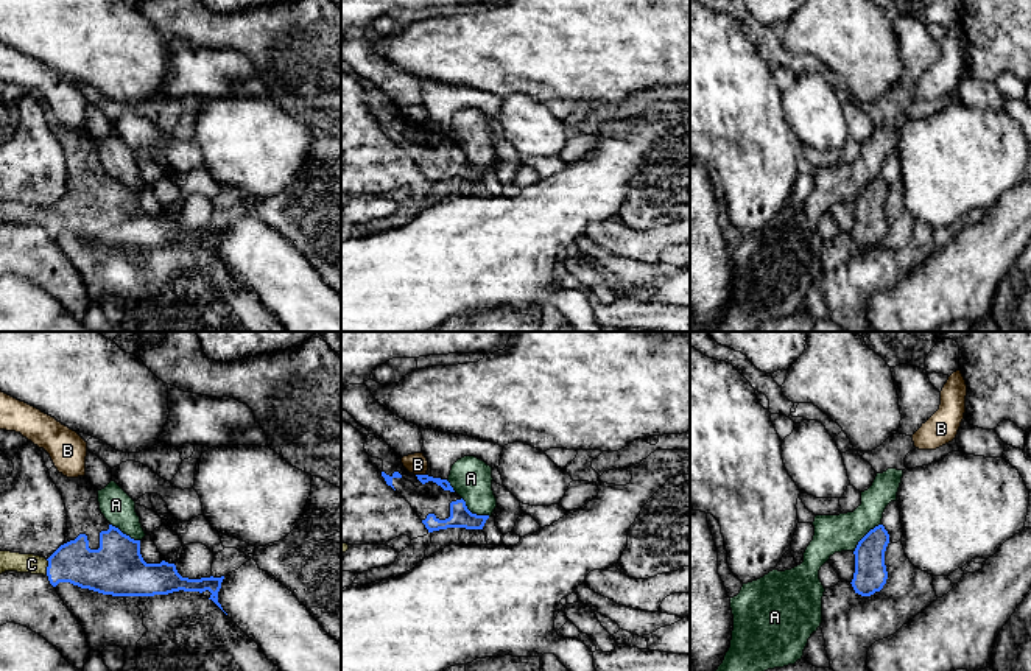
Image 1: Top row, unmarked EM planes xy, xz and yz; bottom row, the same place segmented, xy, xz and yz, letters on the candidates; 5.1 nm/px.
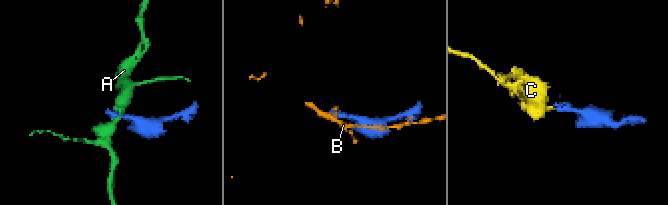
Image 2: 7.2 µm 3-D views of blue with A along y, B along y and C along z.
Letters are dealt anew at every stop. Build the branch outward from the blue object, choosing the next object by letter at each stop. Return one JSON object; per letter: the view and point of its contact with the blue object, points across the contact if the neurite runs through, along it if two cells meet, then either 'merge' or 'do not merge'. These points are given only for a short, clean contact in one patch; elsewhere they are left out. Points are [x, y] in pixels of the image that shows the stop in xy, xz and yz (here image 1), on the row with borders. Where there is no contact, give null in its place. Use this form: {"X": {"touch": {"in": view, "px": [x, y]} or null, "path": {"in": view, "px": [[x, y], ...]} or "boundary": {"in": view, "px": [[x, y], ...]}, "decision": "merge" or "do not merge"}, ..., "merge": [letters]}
{"A": {"touch": {"in": "xz", "px": [474, 514]}, "decision": "do not merge"}, "B": {"touch": {"in": "xz", "px": [421, 475]}, "decision": "do not merge"}, "C": {"touch": {"in": "xy", "px": [47, 567]}, "path": {"in": "xy", "px": [[75, 562], [47, 567], [10, 561]]}, "decision": "merge"}, "merge": ["C"]}

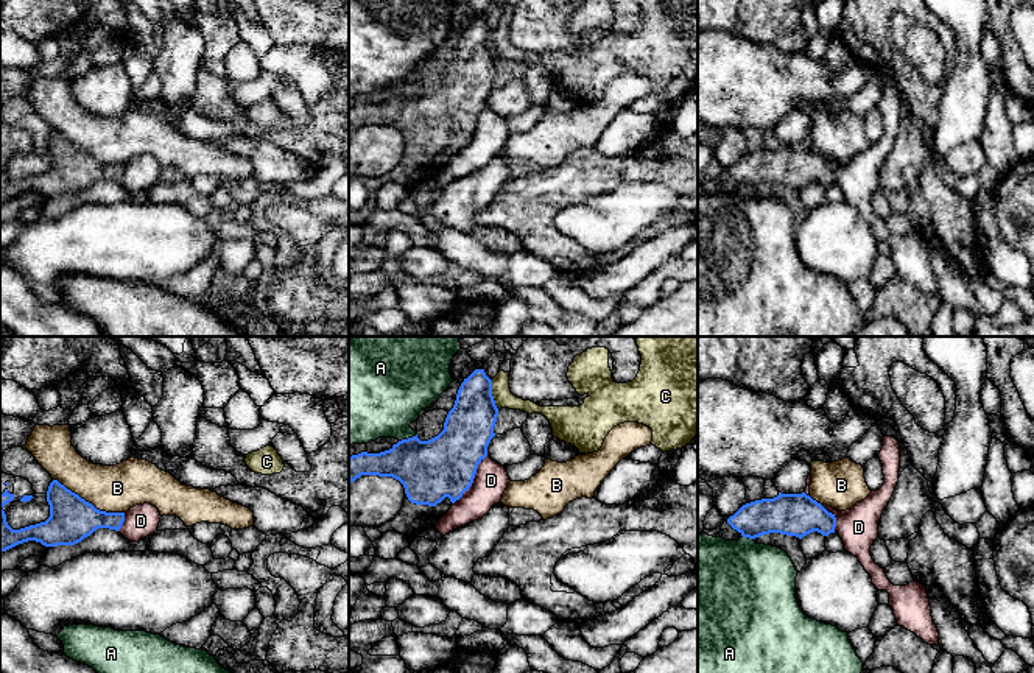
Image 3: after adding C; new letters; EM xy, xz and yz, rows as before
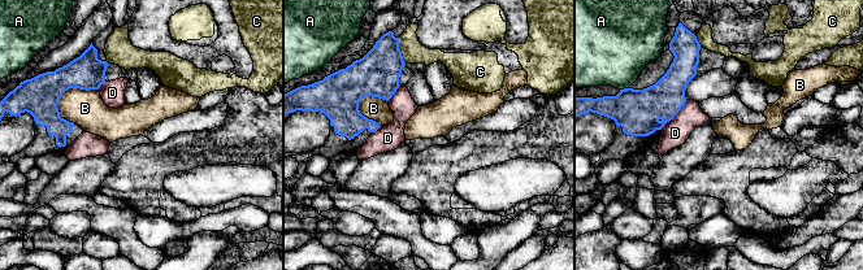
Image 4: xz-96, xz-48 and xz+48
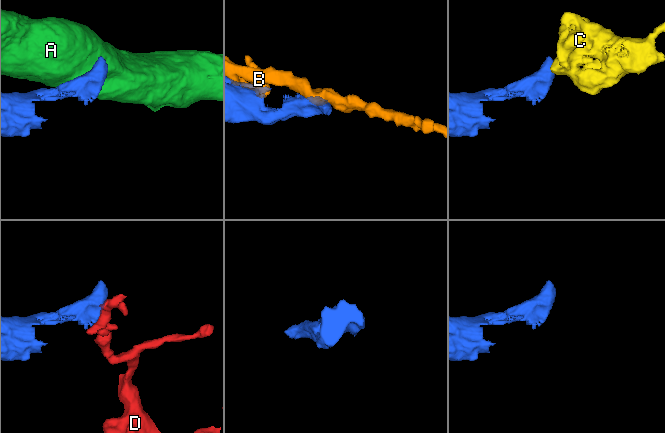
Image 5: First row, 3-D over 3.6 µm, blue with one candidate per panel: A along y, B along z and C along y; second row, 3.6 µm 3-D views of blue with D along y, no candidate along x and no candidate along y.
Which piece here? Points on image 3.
{"A": {"touch": {"in": "xz", "px": [407, 440]}, "decision": "do not merge"}, "B": {"touch": {"in": "xy", "px": [87, 502]}, "decision": "do not merge"}, "C": {"touch": {"in": "xz", "px": [491, 394]}, "boundary": {"in": "xz", "px": [[491, 380], [491, 394], [499, 408]]}, "decision": "do not merge"}, "D": {"touch": {"in": "xz", "px": [472, 480]}, "decision": "do not merge"}, "merge": []}

